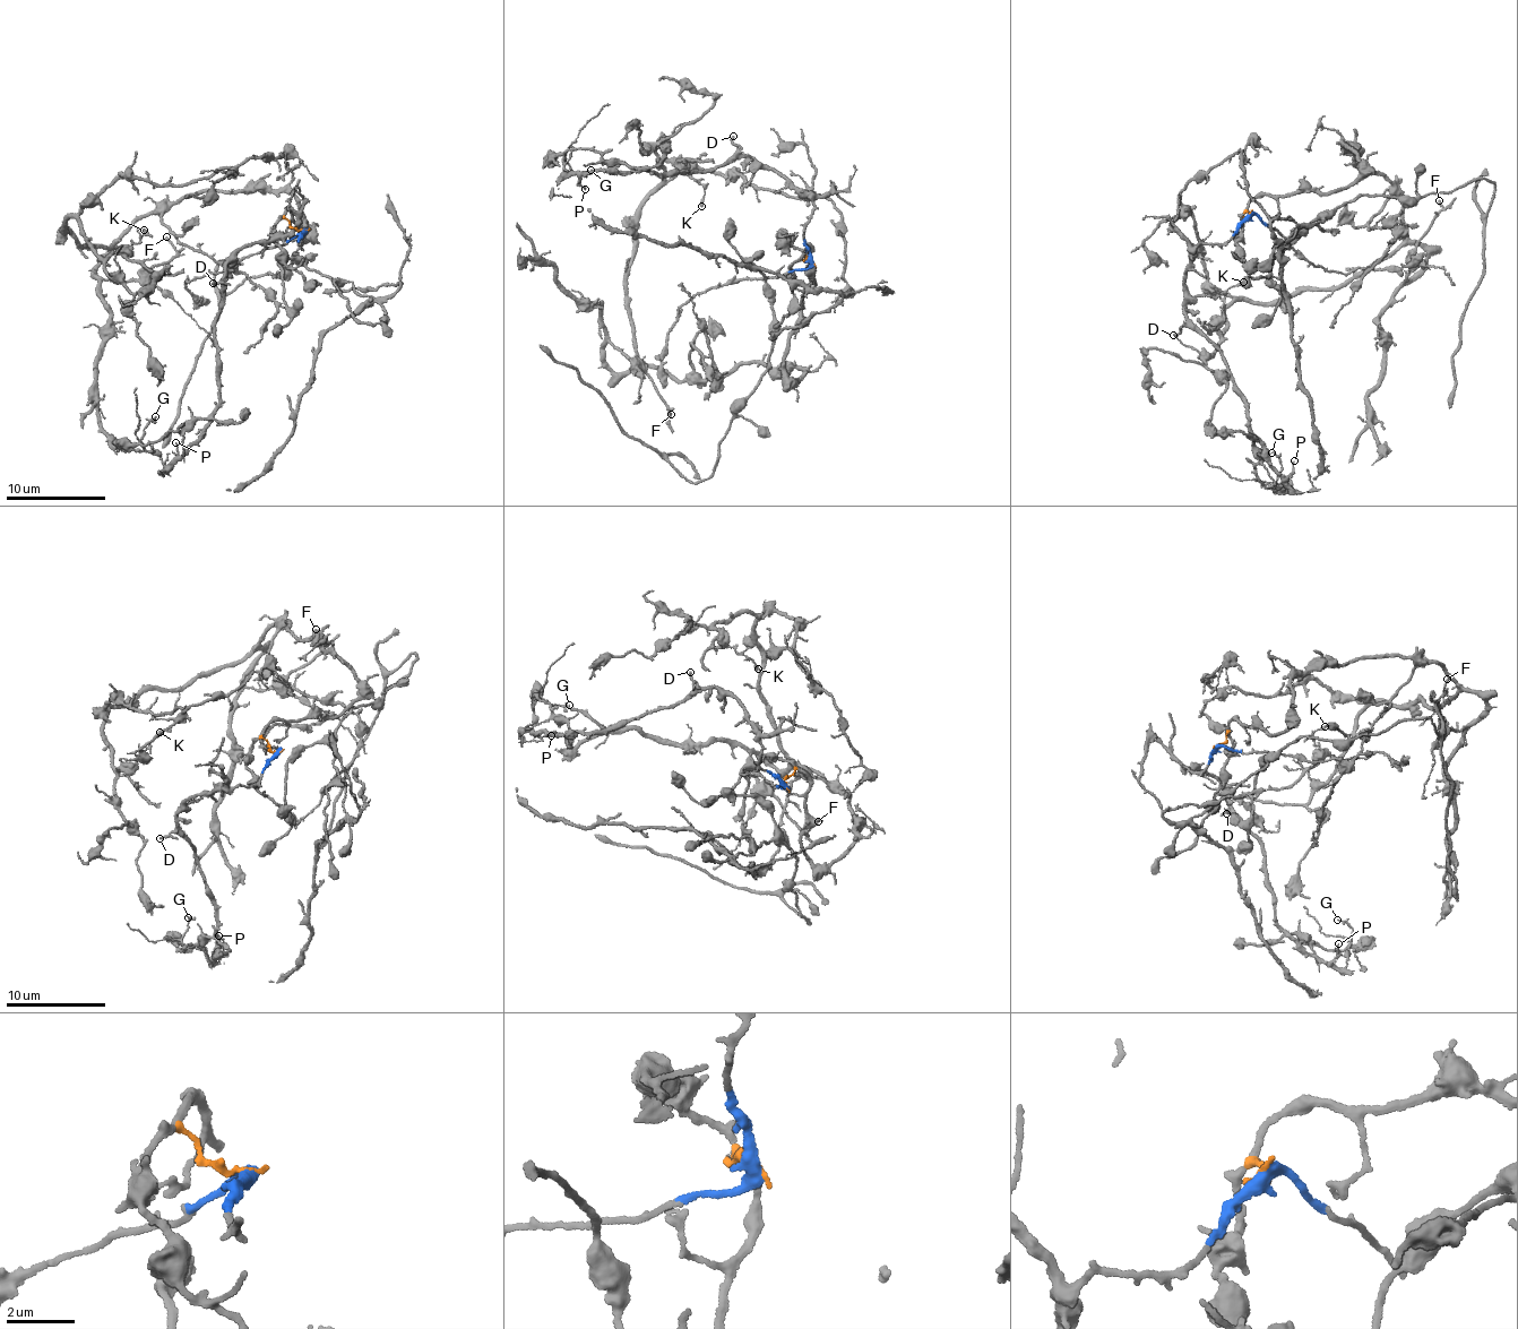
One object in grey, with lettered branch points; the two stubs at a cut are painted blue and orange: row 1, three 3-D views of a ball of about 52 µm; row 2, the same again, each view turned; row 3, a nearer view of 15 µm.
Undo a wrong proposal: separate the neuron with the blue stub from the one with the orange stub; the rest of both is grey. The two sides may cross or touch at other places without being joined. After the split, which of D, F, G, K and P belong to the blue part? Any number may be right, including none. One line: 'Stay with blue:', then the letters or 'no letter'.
Stay with blue: D, G, P

